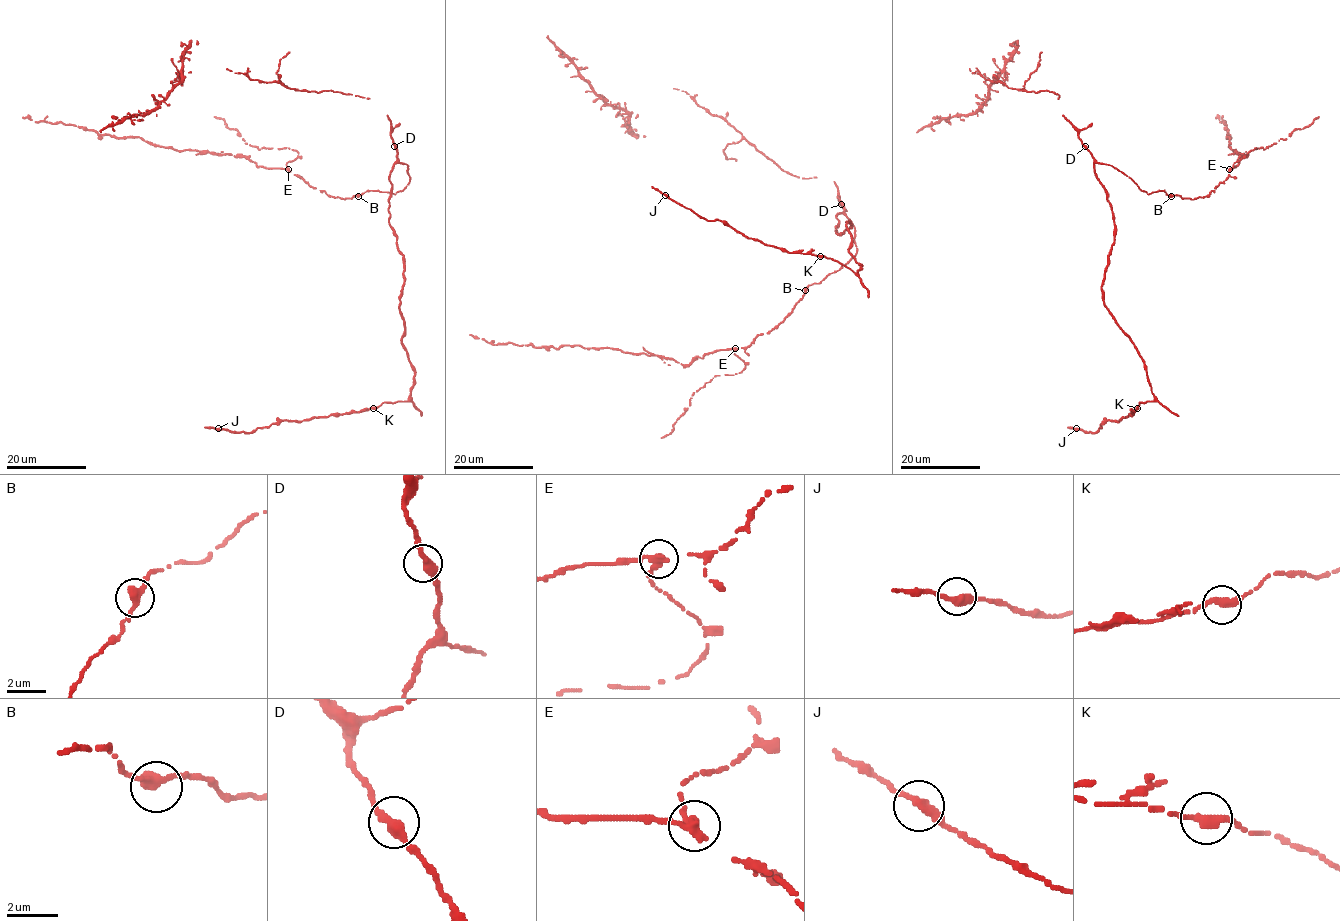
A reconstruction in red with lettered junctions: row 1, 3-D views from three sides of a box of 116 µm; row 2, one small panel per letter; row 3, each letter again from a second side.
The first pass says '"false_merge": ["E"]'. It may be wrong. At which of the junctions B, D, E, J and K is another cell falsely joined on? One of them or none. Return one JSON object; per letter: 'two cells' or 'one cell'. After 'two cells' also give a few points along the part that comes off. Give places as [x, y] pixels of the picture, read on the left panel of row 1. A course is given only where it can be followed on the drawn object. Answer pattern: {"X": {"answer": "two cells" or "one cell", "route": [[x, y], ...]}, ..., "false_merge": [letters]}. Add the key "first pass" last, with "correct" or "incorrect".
{"B": {"answer": "one cell"}, "D": {"answer": "one cell"}, "E": {"answer": "two cells", "route": [[288, 170], [259, 167], [246, 157], [176, 151], [138, 137], [115, 138], [83, 127], [23, 117]]}, "J": {"answer": "one cell"}, "K": {"answer": "one cell"}, "false_merge": ["E"], "first pass": "correct"}

